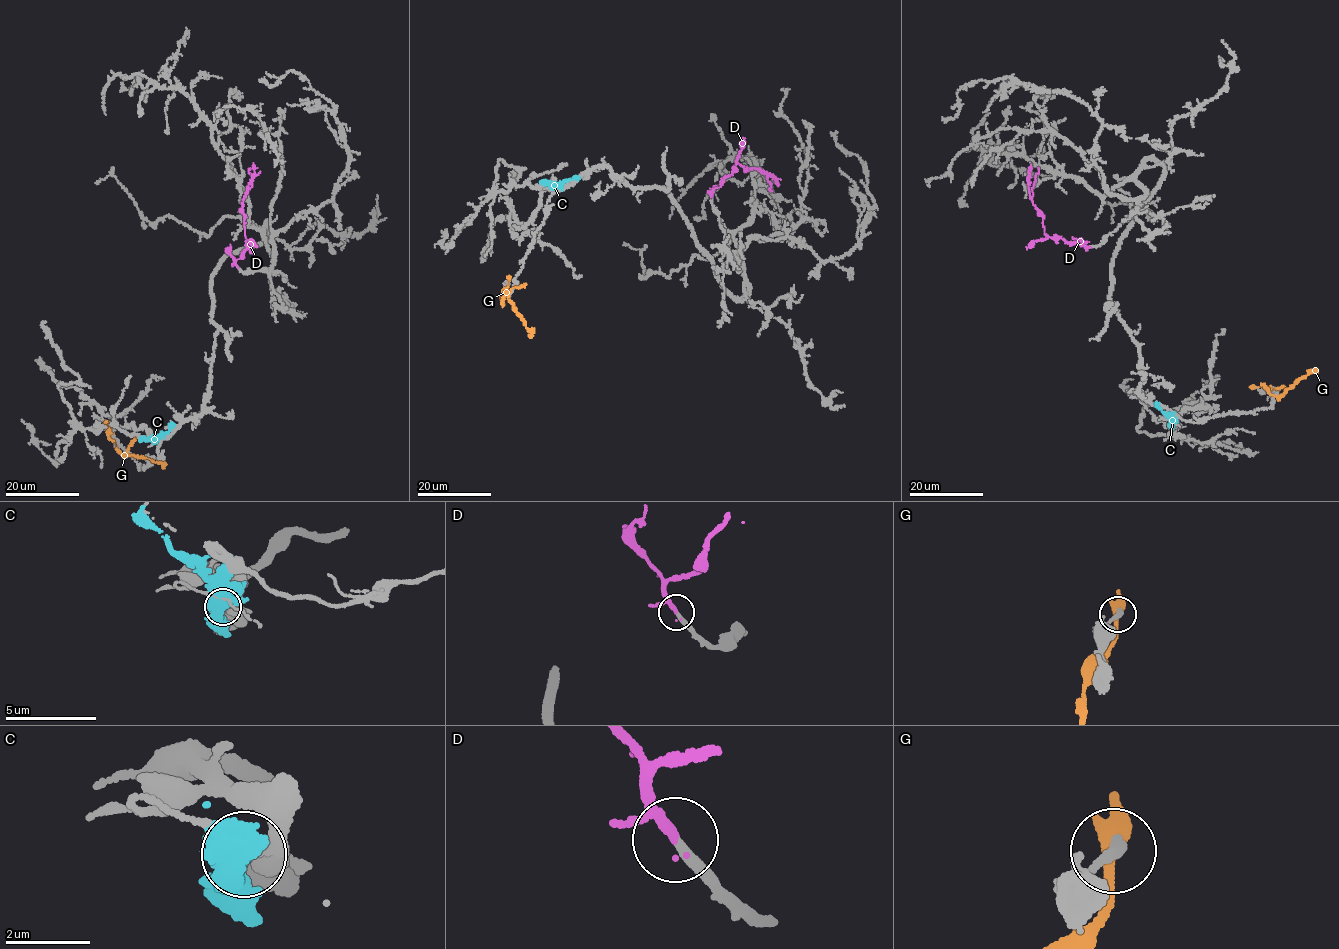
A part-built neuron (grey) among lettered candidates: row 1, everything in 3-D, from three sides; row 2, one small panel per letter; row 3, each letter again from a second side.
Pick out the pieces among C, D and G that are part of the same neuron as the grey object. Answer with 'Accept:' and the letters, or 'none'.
Accept: D

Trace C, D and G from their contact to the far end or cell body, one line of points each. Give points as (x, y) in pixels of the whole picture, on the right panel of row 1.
C: (1172, 423), (1155, 401)
D: (1090, 246), (1047, 236), (1043, 215), (1030, 197), (1031, 164)
G: (1255, 387), (1282, 386), (1287, 392), (1279, 398), (1302, 377), (1318, 370)

